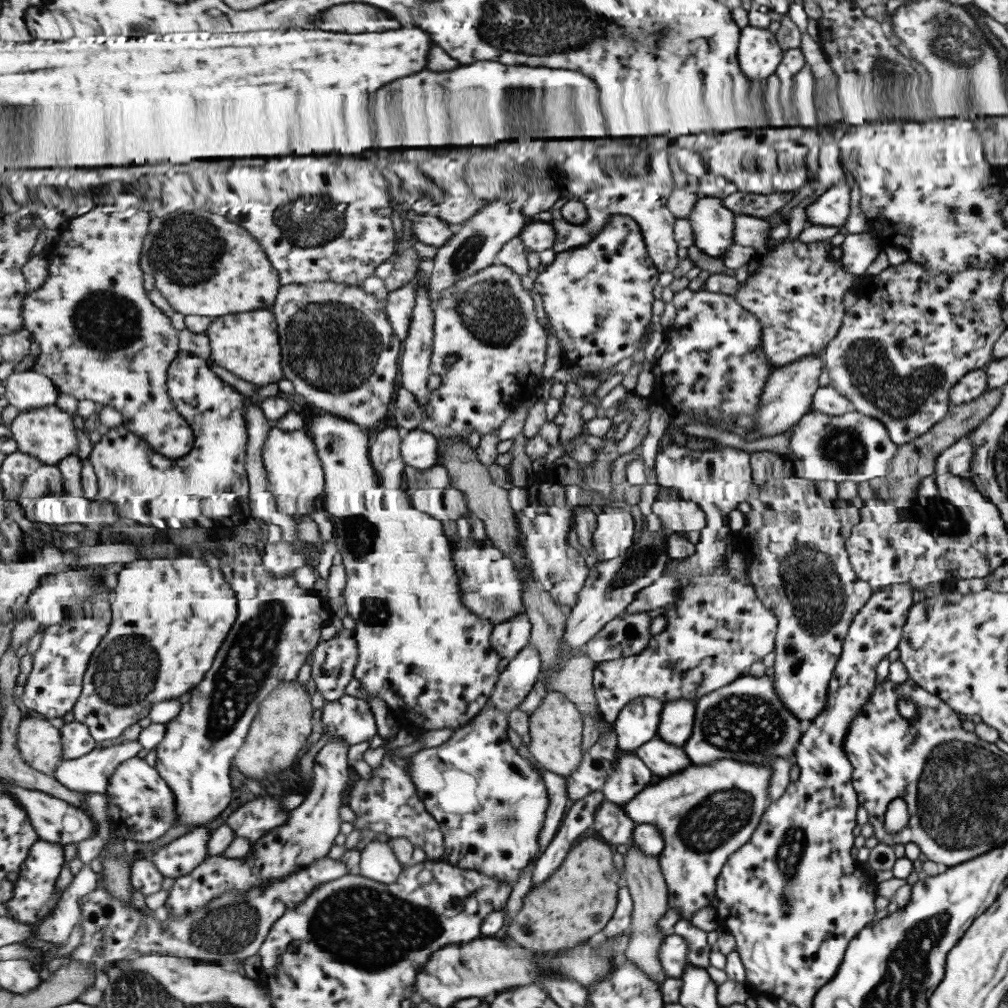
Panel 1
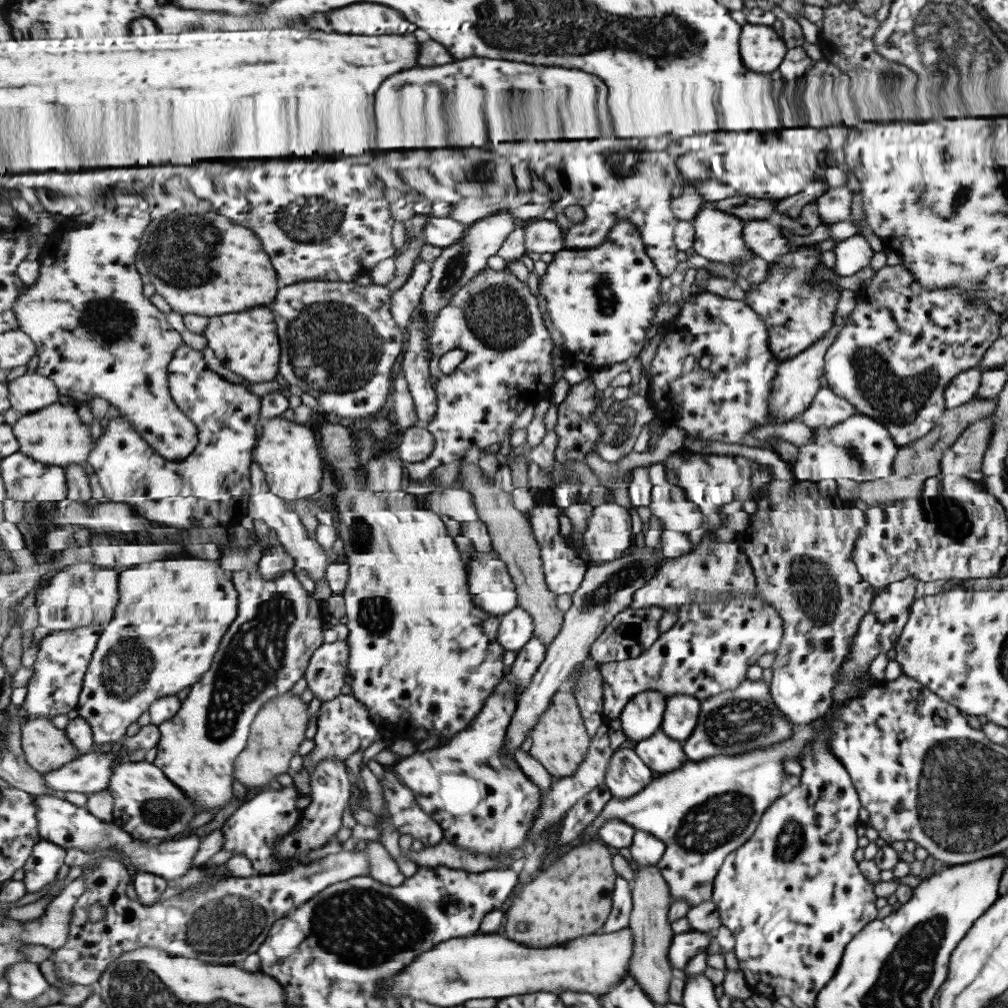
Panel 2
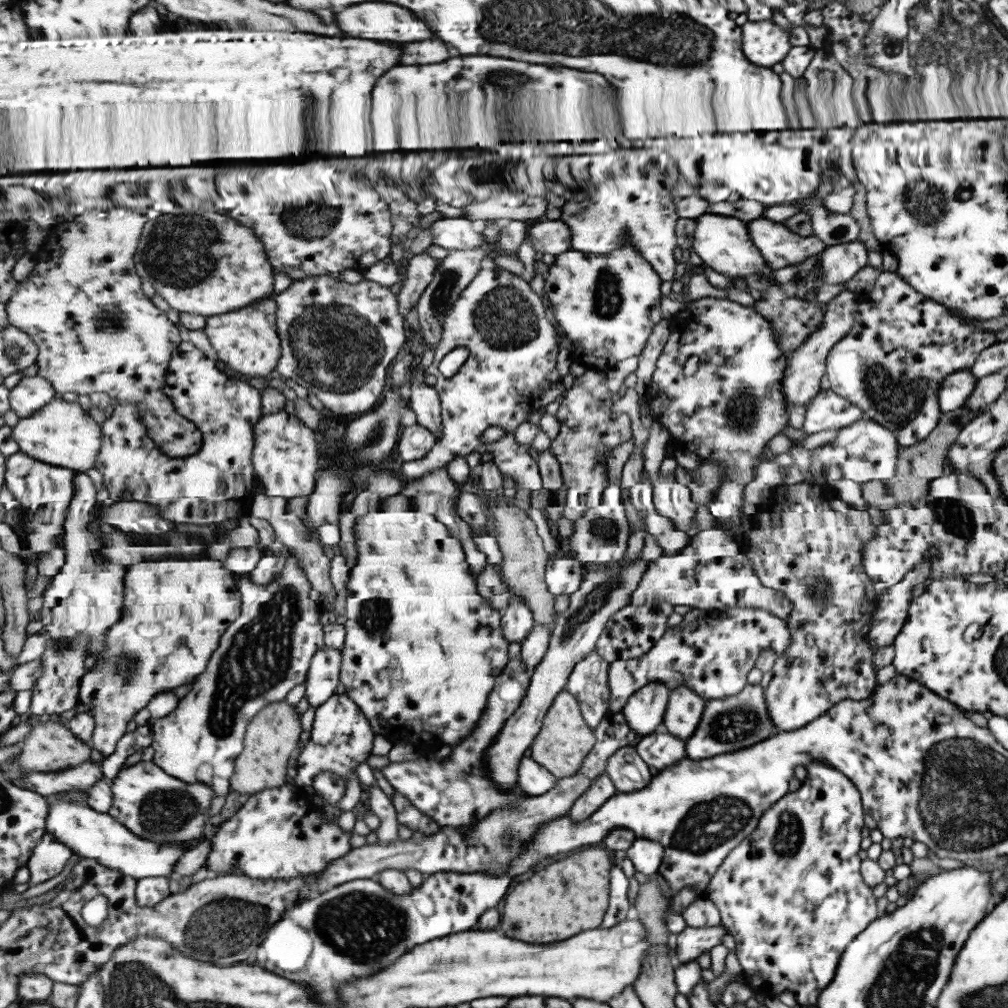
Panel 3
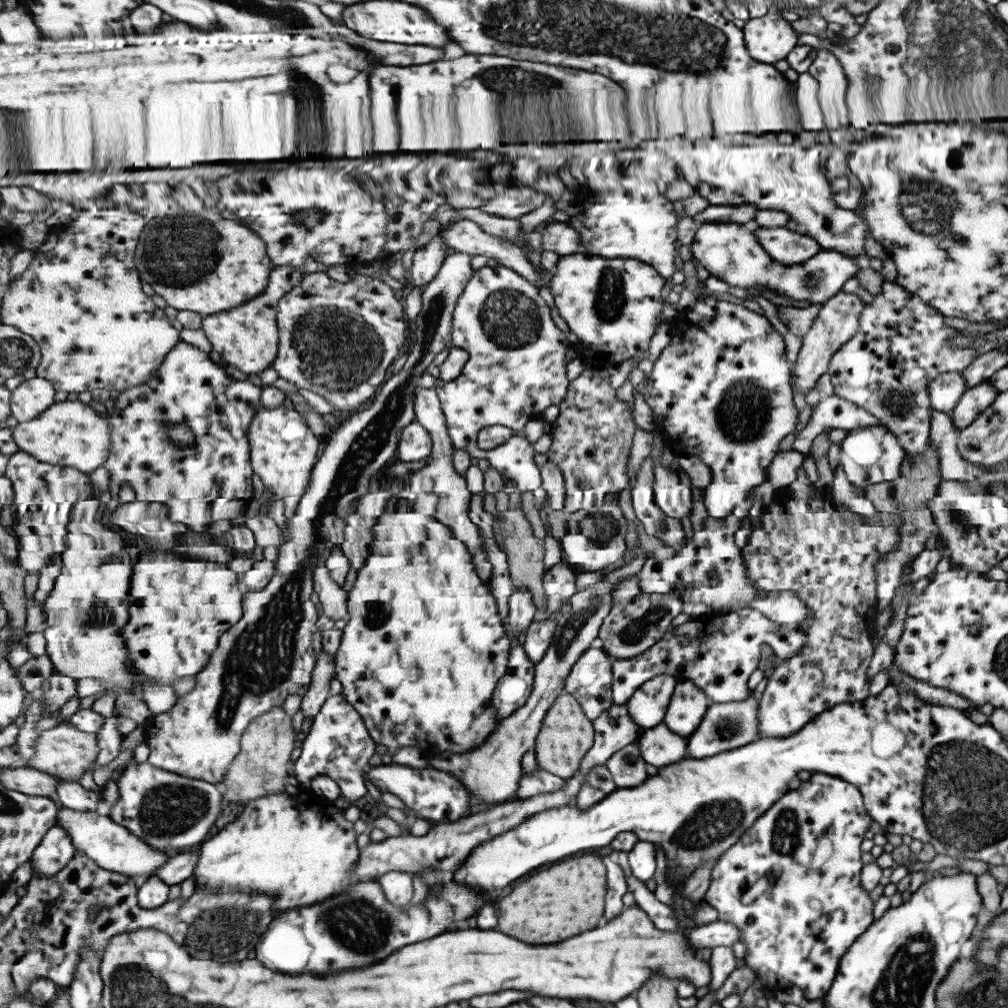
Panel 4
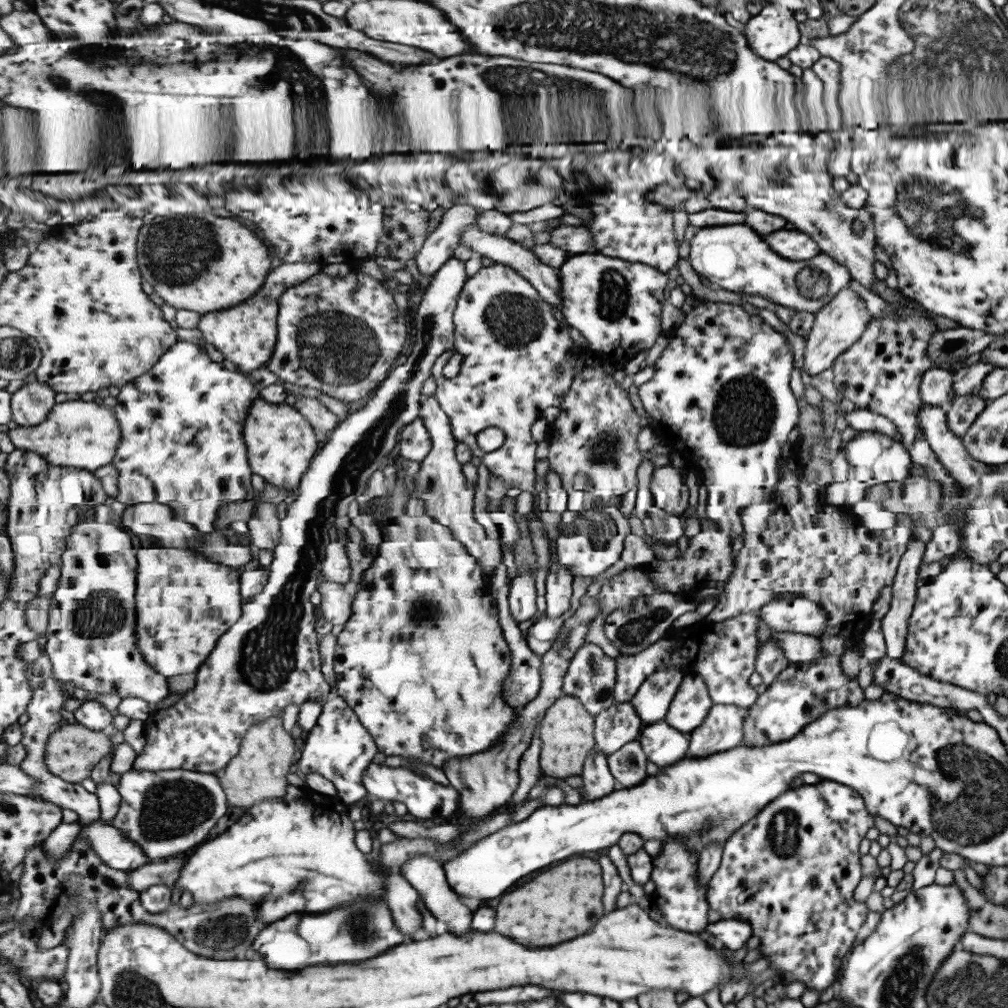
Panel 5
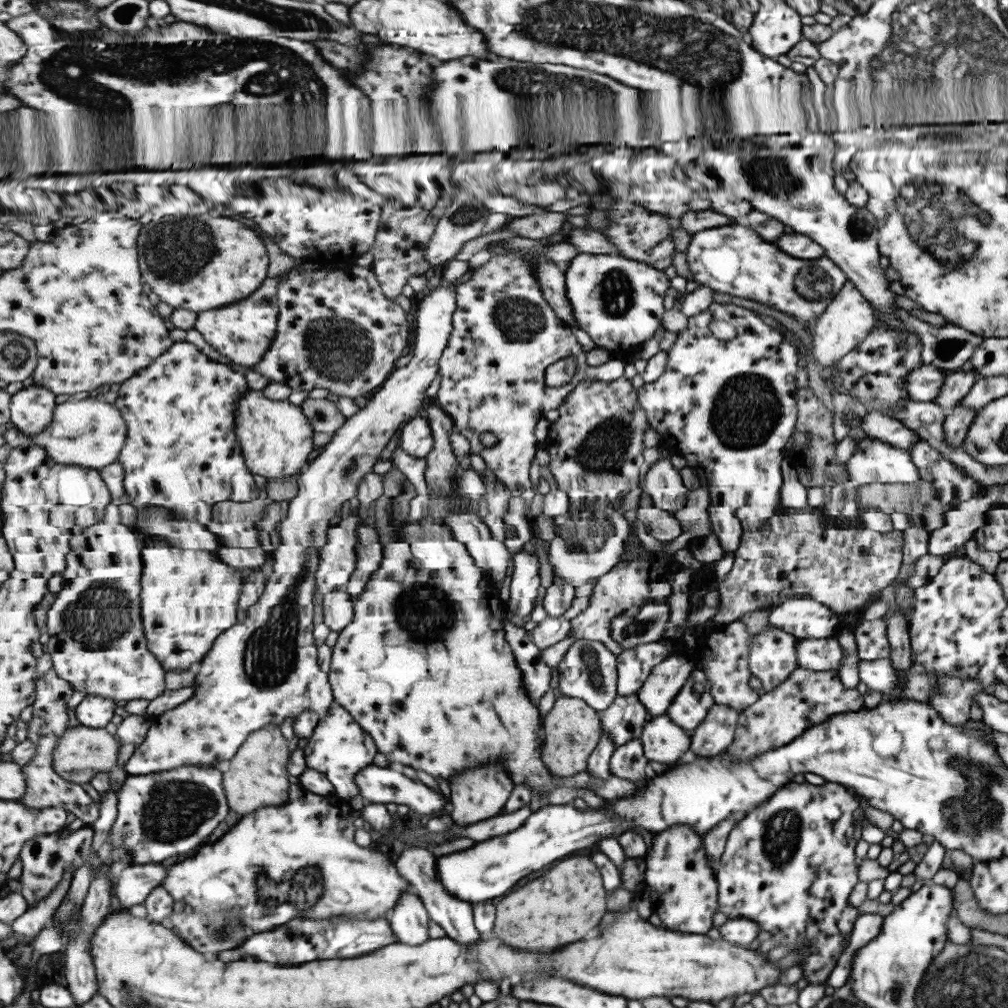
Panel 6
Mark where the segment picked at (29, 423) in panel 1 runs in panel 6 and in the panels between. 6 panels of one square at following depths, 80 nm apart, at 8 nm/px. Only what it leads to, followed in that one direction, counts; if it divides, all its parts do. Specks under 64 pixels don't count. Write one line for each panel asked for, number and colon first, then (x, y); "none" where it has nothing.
2: (55, 435)
3: (63, 434)
4: (69, 433)
5: (84, 434)
6: (90, 432)

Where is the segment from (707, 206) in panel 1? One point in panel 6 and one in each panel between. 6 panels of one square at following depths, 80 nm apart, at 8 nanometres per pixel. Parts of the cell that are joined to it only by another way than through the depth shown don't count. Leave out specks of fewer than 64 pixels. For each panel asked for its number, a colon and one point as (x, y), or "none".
2: (717, 235)
3: (721, 242)
4: (727, 251)
5: (733, 258)
6: (733, 260)

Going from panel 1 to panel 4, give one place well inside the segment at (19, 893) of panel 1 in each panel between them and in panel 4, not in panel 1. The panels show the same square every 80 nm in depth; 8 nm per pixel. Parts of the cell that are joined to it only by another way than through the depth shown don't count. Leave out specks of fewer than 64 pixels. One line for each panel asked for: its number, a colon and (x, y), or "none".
2: (48, 857)
3: (49, 858)
4: (56, 851)

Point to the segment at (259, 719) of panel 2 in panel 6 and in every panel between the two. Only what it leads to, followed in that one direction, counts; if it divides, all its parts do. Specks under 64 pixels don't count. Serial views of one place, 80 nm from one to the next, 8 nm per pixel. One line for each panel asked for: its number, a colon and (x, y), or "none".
3: (272, 742)
4: (269, 745)
5: (259, 772)
6: (257, 776)

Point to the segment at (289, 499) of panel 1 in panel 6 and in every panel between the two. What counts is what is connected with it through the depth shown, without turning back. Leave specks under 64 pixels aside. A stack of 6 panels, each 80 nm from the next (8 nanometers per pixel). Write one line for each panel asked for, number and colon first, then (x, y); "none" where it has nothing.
2: (287, 450)
3: (286, 457)
4: (284, 450)
5: (281, 441)
6: (276, 436)

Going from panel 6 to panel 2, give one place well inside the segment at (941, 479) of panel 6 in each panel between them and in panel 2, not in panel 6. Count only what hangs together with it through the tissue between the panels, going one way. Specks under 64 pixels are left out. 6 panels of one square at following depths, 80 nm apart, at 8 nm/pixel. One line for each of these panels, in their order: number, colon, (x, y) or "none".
2: (896, 352)
3: (900, 347)
4: (900, 344)
5: (880, 371)

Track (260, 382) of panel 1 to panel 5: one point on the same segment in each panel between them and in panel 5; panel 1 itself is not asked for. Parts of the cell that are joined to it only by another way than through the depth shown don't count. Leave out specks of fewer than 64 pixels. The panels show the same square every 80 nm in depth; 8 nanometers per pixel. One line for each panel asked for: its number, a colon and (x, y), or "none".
2: (248, 343)
3: (248, 341)
4: (248, 338)
5: (247, 336)

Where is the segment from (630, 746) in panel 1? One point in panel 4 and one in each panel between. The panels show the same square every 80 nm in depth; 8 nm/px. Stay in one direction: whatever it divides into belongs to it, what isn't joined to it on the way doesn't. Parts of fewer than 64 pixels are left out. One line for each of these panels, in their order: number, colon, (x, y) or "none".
2: (643, 716)
3: (645, 711)
4: (648, 706)

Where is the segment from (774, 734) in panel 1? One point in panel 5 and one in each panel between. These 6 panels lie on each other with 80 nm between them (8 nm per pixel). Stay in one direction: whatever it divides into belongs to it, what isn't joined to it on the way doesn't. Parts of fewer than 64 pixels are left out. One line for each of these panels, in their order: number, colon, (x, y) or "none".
2: (742, 720)
3: (732, 723)
4: (727, 726)
5: (722, 729)

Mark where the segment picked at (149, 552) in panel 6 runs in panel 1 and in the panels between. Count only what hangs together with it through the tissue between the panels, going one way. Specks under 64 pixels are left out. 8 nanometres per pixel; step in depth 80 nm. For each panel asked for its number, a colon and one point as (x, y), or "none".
1: (170, 617)
2: (172, 615)
3: (176, 611)
4: (179, 607)
5: (185, 603)

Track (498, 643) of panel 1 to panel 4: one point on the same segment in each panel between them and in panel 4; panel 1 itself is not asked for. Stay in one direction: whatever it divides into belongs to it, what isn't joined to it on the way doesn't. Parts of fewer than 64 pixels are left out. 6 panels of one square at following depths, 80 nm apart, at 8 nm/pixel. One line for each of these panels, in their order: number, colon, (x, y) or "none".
2: (517, 629)
3: (518, 619)
4: (522, 611)

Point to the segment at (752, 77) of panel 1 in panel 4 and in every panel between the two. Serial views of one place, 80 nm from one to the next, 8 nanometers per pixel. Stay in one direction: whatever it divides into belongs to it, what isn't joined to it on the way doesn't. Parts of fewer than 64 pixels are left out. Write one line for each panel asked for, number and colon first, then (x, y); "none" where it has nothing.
2: (761, 49)
3: (763, 43)
4: (769, 38)

